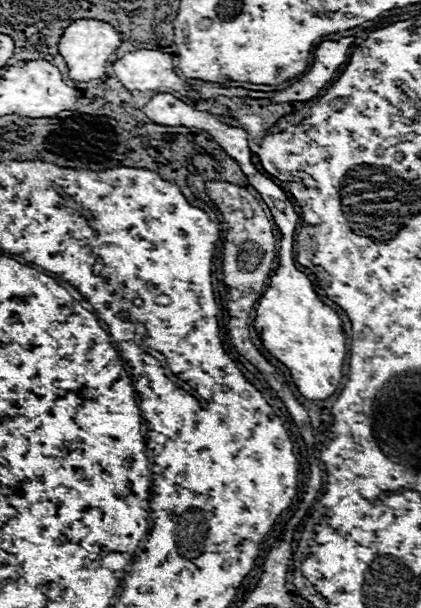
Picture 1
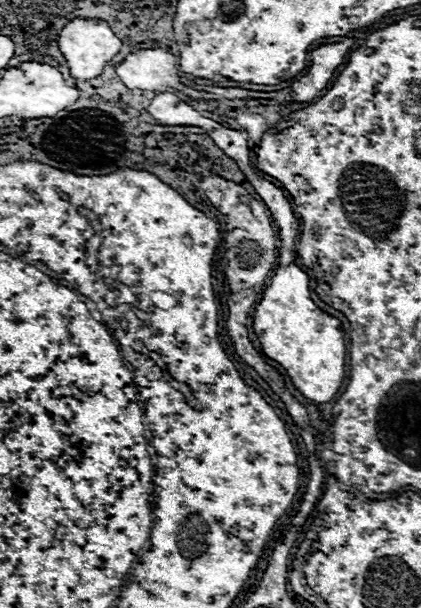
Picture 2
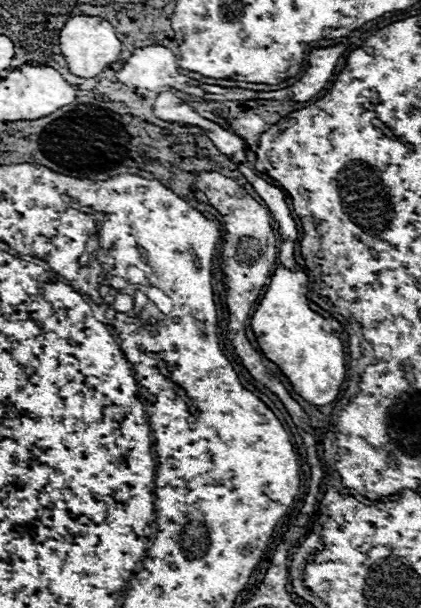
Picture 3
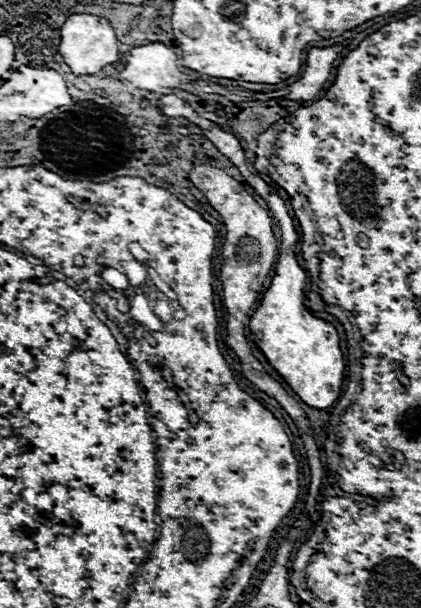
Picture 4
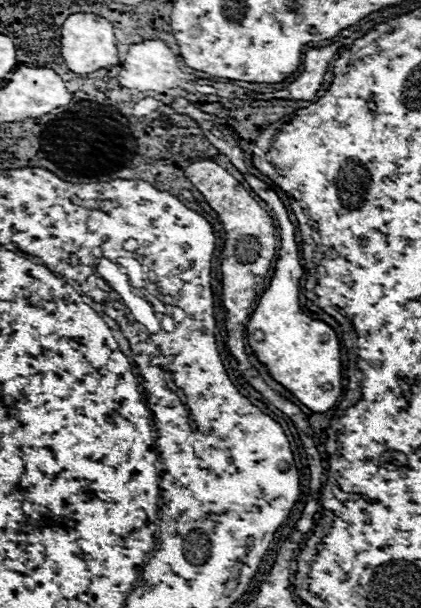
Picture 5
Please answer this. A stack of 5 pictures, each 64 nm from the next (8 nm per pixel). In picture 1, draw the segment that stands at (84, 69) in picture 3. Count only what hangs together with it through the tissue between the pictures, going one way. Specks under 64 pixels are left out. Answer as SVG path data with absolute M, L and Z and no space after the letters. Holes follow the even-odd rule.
M74 20L74 24L70 24L58 44L58 52L64 58L66 66L68 66L68 78L70 80L80 80L80 82L88 82L94 78L102 78L104 76L104 66L110 54L114 54L120 48L122 40L118 36L118 32L102 22L102 20Z

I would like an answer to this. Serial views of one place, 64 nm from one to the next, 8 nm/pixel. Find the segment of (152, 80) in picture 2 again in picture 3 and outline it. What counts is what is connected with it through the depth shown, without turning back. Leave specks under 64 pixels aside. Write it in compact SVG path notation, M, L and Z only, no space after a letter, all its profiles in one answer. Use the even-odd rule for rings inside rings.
M146 46L134 50L126 64L116 72L116 78L122 84L154 92L162 86L174 88L180 76L176 56L164 46Z

